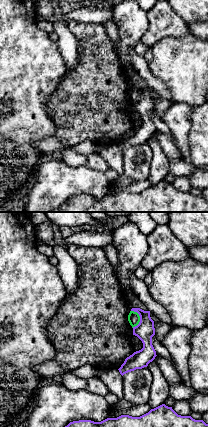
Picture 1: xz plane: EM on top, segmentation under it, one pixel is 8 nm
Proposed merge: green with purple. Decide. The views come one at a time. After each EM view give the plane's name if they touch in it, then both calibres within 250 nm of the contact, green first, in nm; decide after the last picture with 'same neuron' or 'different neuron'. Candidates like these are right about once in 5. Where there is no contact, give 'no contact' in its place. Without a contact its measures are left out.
xz | 90/150 nm

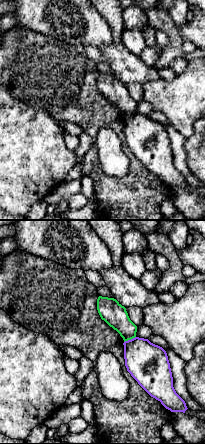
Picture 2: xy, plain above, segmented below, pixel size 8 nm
xy | 190/320 nm

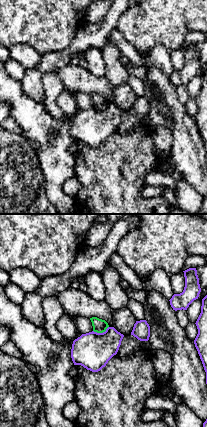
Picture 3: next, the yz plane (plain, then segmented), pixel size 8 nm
yz | 110/300 nm

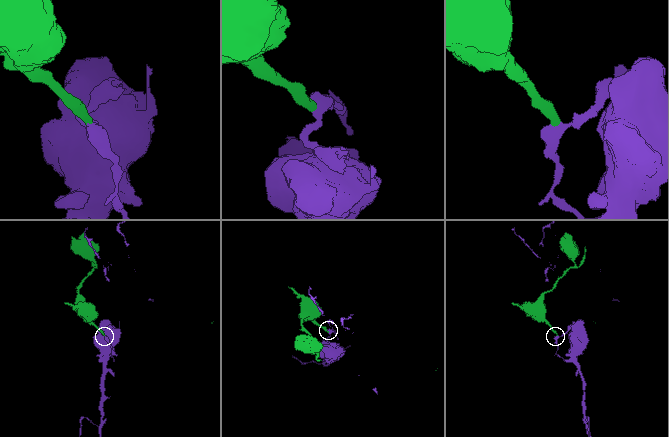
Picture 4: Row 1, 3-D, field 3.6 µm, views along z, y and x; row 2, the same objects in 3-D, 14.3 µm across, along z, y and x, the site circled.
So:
different neuron

